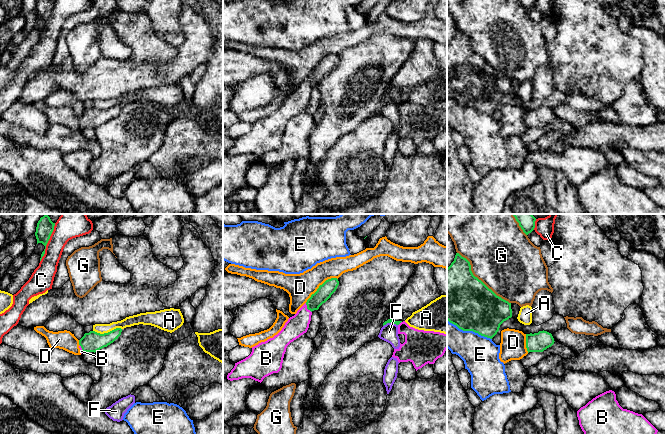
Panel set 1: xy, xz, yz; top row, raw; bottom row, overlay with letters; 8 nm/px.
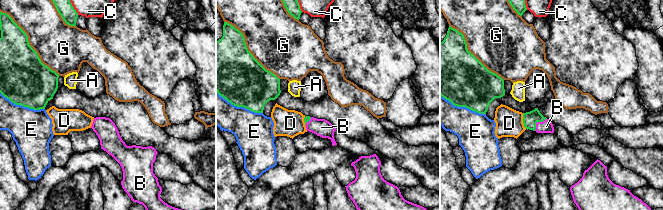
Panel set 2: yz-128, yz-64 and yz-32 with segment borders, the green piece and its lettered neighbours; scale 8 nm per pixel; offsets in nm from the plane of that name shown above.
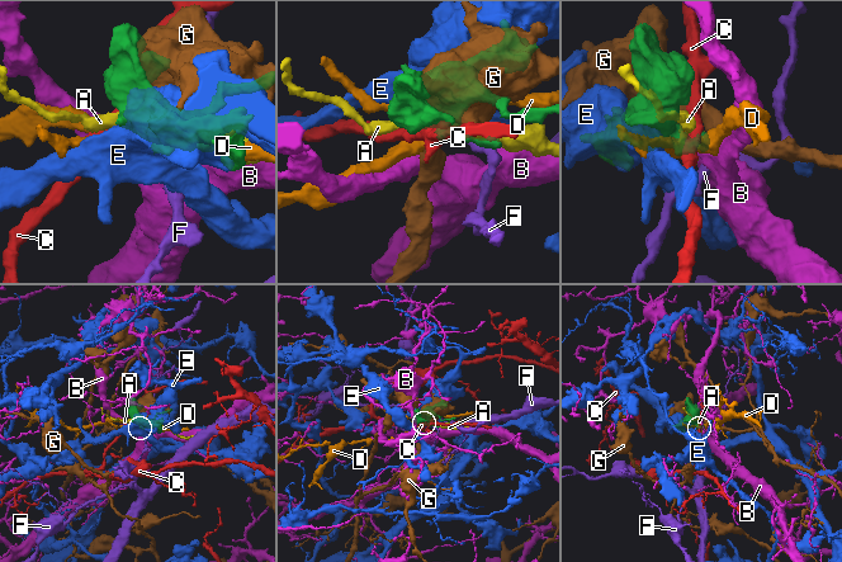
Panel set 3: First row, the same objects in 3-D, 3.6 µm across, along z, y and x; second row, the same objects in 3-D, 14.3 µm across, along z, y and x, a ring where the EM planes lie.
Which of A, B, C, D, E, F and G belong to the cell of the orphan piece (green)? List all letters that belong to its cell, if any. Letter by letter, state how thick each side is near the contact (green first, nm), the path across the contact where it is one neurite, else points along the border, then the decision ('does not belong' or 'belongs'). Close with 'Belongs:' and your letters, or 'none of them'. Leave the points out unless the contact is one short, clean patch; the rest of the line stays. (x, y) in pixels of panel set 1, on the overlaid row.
A: 160 nm thick on the green side, 80 nm on the other; does not belong
B: 120 nm thick on the green side, 170 nm on the other; belongs
C: 140 nm thick on the green side, 220 nm on the other; does not belong
D: 120 nm thick on the green side, 220 nm on the other; does not belong
E: 420 nm thick on the green side, 300 nm on the other; does not belong
F: 30 nm thick on the green side, 140 nm on the other; border along xz (397, 324), (386, 323), (383, 326); does not belong
G: 440 nm thick on the green side, 500 nm on the other; does not belong
Belongs: B

